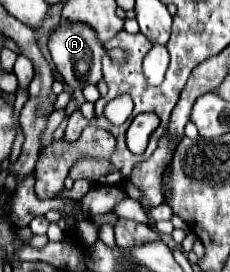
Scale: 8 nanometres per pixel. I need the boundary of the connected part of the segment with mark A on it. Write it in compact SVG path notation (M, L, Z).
M61 22L49 36L49 52L69 88L83 88L85 84L97 84L101 80L101 56L105 48L91 26L83 22Z

